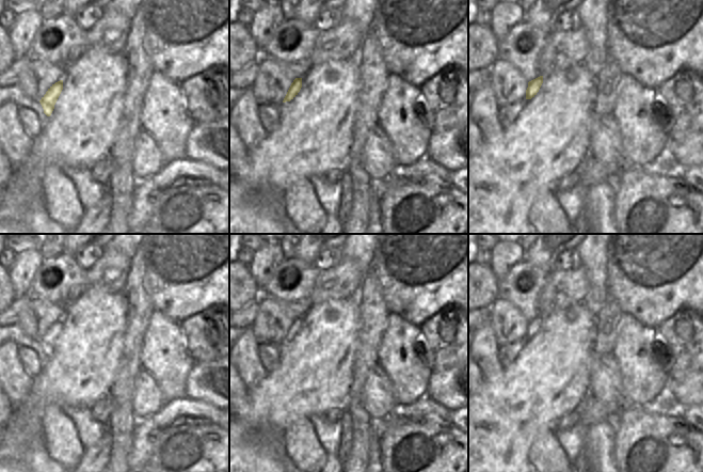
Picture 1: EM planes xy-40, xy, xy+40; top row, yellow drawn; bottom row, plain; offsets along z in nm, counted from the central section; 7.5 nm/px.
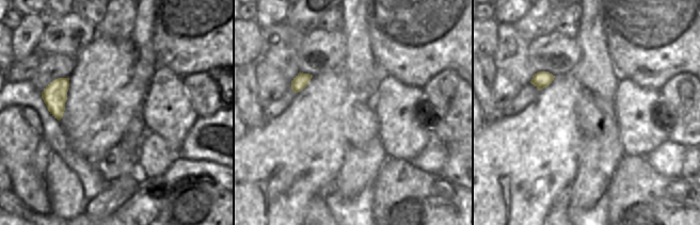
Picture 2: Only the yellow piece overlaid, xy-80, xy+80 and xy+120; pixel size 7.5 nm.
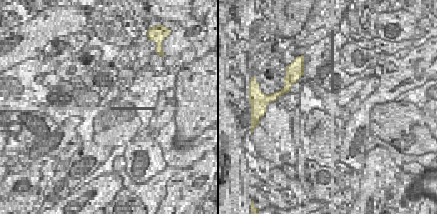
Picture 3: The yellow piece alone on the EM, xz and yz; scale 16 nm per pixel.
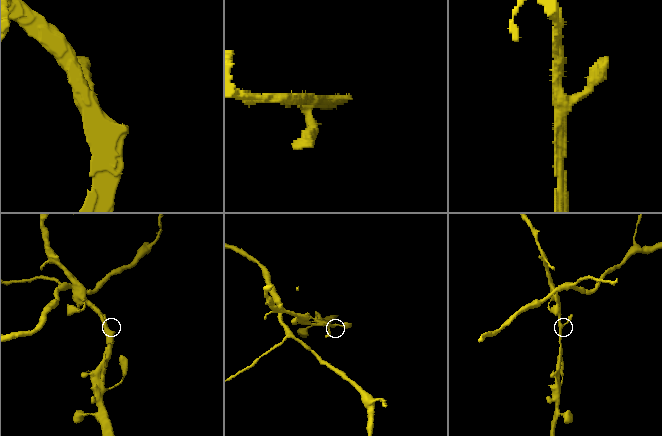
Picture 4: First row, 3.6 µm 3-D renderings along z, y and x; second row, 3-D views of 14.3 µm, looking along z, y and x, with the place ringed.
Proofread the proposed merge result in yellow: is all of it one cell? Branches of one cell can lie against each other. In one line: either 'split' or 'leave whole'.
leave whole

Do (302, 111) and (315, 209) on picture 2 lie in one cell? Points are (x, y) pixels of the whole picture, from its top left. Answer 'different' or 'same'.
different

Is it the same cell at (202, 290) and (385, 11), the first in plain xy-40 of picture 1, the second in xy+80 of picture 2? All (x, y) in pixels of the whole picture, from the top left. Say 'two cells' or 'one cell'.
one cell

